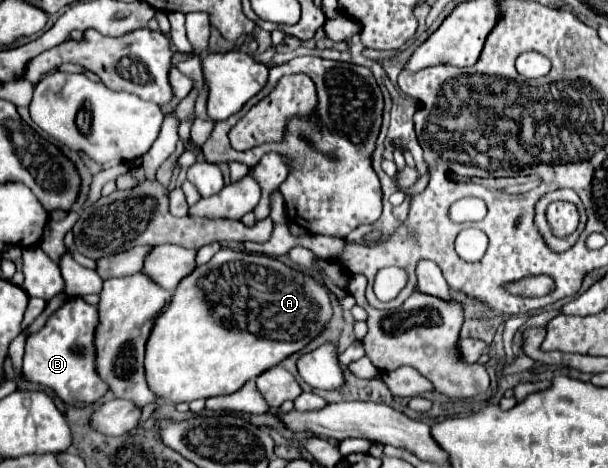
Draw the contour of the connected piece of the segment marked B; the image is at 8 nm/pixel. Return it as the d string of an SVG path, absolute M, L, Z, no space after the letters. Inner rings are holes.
M82 297L68 299L60 309L56 309L48 317L40 331L28 337L24 353L26 381L52 389L64 403L76 409L94 405L110 389L108 383L102 381L96 373L96 349L94 349L96 327L98 307L88 305Z

